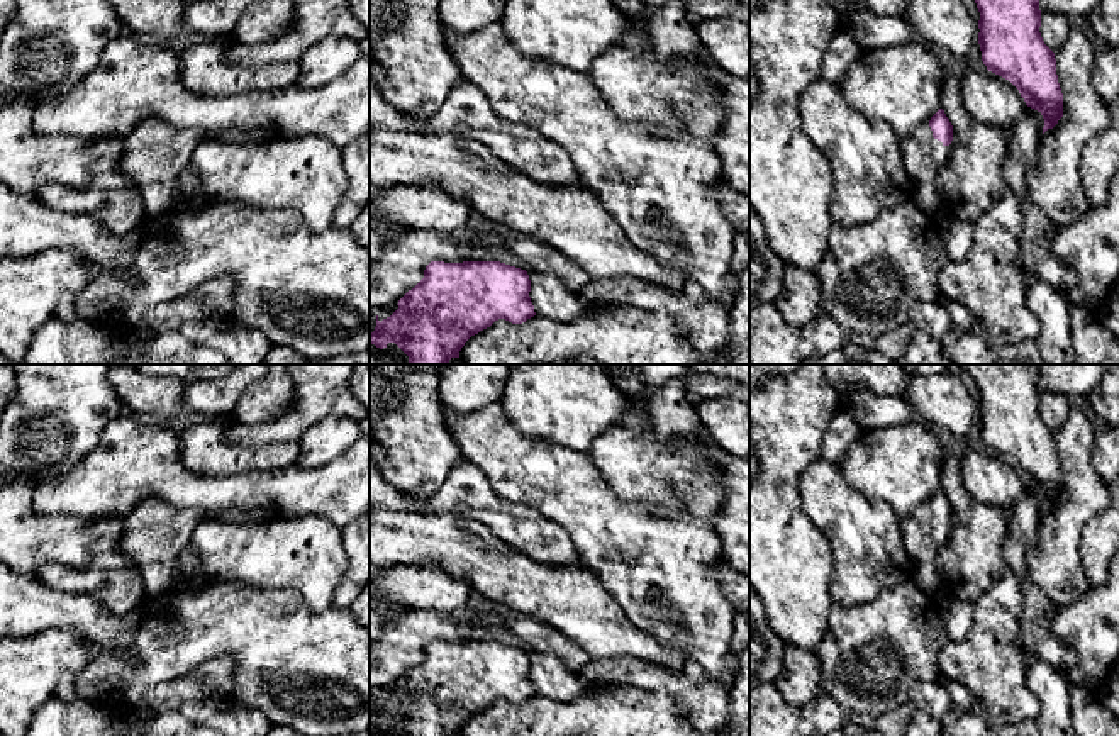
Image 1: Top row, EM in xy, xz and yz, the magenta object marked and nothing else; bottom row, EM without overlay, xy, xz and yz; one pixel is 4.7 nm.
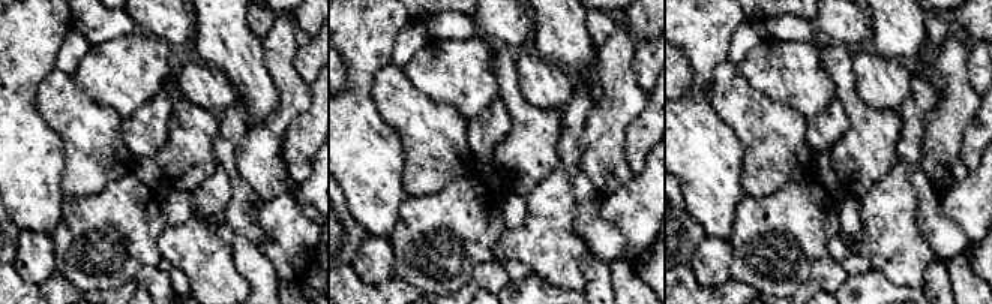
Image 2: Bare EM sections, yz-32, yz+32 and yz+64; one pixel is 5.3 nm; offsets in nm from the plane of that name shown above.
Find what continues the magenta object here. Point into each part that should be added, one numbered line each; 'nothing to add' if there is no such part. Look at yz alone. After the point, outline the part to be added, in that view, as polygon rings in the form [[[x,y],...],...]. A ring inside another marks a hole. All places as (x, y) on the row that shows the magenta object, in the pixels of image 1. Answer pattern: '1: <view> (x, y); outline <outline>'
1: yz (923, 156); outline [[[929,122],[902,139],[902,163],[912,176],[914,185],[910,200],[936,220],[943,215],[943,202],[936,190],[936,175],[946,164],[949,154],[951,144],[944,146],[934,139]]]

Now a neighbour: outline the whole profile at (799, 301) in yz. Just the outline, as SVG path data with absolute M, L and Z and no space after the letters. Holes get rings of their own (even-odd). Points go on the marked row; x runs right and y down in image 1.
M787 266L775 307L790 326L804 327L822 312L821 295L821 280L816 271Z

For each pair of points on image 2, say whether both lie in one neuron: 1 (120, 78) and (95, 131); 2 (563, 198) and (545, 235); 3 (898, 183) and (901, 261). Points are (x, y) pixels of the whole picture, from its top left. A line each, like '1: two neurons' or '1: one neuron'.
1: two neurons
2: one neuron
3: one neuron

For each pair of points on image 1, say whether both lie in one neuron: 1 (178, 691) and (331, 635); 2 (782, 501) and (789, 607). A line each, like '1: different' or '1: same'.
1: different
2: same

